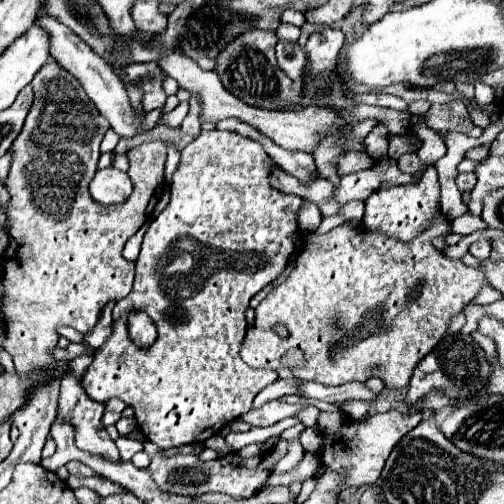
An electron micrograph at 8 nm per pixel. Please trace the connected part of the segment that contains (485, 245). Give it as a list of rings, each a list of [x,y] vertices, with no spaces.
[[[481,239],[481,241],[475,241],[469,245],[469,253],[481,261],[489,259],[489,253],[491,253],[491,243],[487,239]]]

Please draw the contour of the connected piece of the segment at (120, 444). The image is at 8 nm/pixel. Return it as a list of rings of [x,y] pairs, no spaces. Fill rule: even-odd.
[[[119,437],[115,441],[117,449],[119,449],[119,455],[123,461],[131,461],[131,457],[139,451],[143,451],[143,441],[141,439],[131,439],[131,437]]]

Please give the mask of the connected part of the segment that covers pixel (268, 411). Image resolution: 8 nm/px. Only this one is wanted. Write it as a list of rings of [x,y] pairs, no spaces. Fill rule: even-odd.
[[[269,401],[259,409],[251,409],[241,419],[253,427],[269,427],[281,419],[293,417],[303,405],[289,405],[285,401]]]

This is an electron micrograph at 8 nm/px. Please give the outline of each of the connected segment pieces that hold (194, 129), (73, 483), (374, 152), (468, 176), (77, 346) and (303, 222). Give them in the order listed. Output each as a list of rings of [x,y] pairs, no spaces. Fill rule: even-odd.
[[[191,95],[191,101],[189,101],[191,109],[189,109],[189,115],[183,119],[181,123],[181,131],[183,133],[189,133],[191,137],[197,137],[201,133],[201,123],[199,123],[199,111],[201,111],[201,105],[199,105],[199,99],[197,95]]]
[[[70,475],[66,483],[73,489],[77,489],[79,487],[90,488],[102,497],[125,492],[121,486],[99,477],[83,478]]]
[[[377,124],[369,135],[365,138],[364,143],[366,150],[373,159],[382,159],[387,156],[388,143],[383,143],[383,137],[388,133],[387,127]]]
[[[471,171],[471,173],[459,173],[459,175],[457,175],[457,187],[459,187],[461,193],[471,191],[471,189],[475,187],[475,183],[477,183],[477,177],[475,177],[473,171]]]
[[[71,343],[67,349],[53,347],[53,357],[55,359],[75,359],[75,357],[79,357],[83,353],[87,353],[87,347],[81,345],[81,343]]]
[[[303,199],[303,205],[299,209],[299,227],[305,231],[315,231],[321,223],[321,211],[313,201]]]

